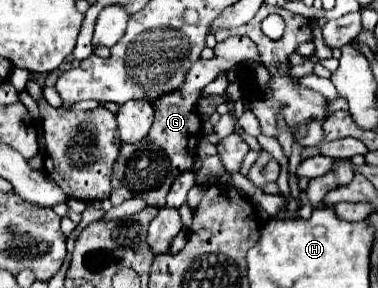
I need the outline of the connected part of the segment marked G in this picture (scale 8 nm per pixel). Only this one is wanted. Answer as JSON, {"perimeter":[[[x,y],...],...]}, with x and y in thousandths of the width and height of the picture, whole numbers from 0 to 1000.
{"perimeter":[[[606,128],[585,149],[574,149],[569,170],[569,205],[542,212],[526,205],[489,260],[489,295],[474,316],[458,316],[447,330],[426,330],[405,358],[410,378],[410,413],[399,434],[399,455],[384,483],[373,483],[357,503],[325,503],[310,545],[310,566],[299,573],[299,608],[294,608],[294,705],[315,712],[331,691],[347,684],[378,684],[394,712],[405,719],[431,719],[437,684],[447,670],[447,649],[458,622],[479,601],[511,580],[516,559],[516,517],[532,483],[532,413],[521,399],[516,358],[526,344],[532,309],[558,288],[579,247],[606,247],[611,233],[632,226],[643,205],[675,205],[680,212],[680,156],[664,135],[648,128]]]}

